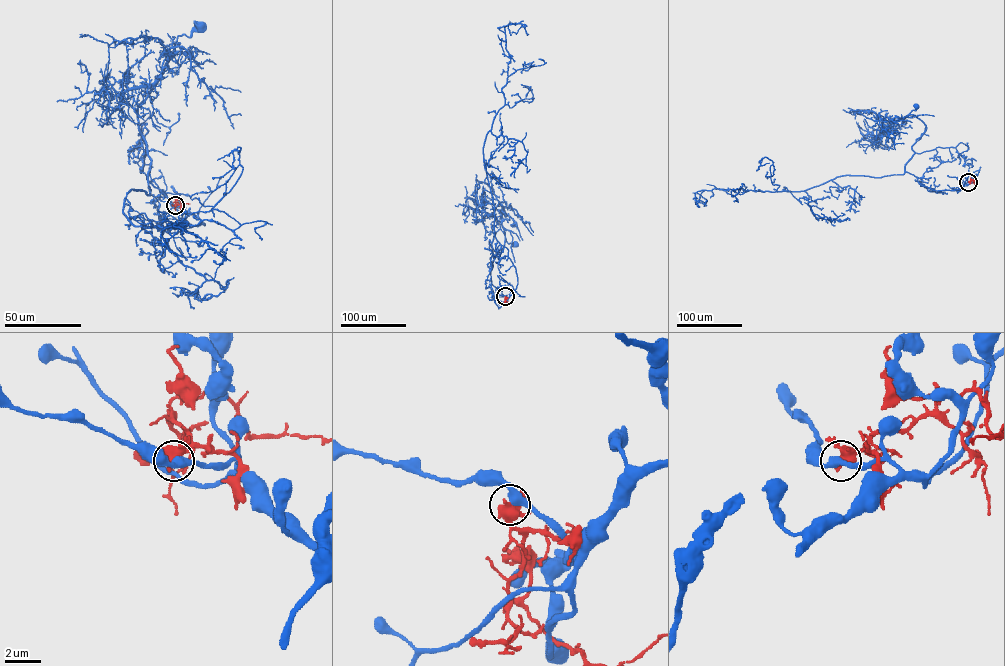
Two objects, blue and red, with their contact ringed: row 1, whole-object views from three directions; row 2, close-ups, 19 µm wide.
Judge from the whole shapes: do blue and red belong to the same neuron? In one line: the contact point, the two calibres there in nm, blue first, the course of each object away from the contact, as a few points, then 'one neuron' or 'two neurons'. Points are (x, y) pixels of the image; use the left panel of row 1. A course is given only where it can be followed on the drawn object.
at (175, 205); 400 nm thick on the blue side, 420 nm on the other; blue runs (175, 205), (204, 224), (182, 219), (149, 181), (138, 107), (177, 37), (201, 27); red runs (175, 205), (175, 200), (179, 199), (189, 203); two neurons

